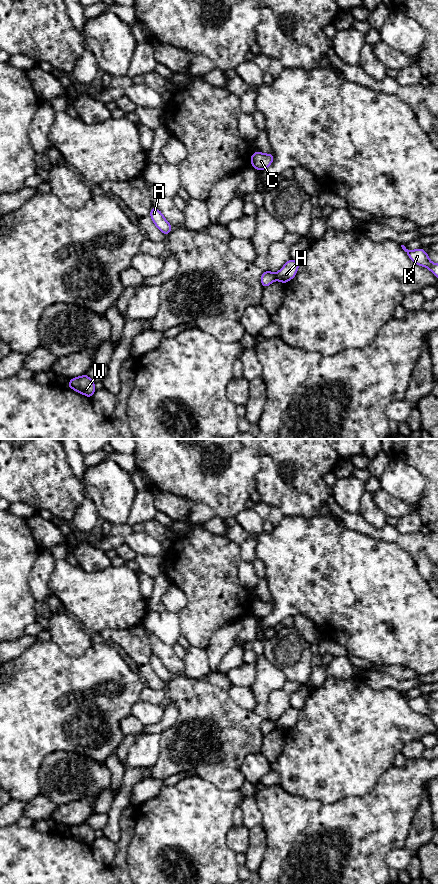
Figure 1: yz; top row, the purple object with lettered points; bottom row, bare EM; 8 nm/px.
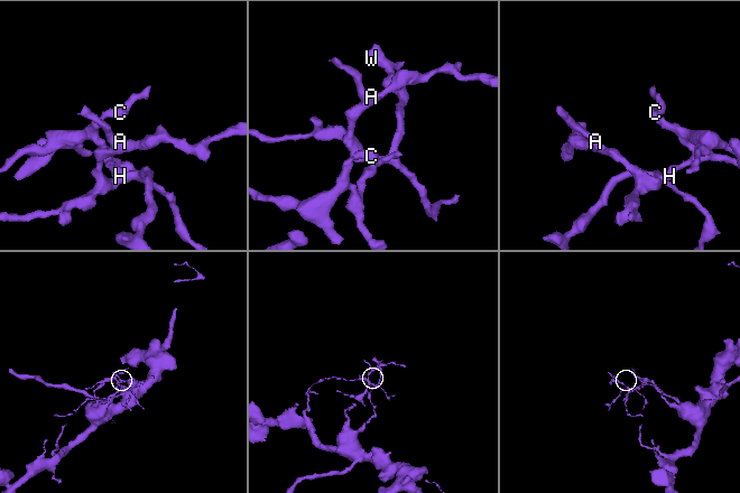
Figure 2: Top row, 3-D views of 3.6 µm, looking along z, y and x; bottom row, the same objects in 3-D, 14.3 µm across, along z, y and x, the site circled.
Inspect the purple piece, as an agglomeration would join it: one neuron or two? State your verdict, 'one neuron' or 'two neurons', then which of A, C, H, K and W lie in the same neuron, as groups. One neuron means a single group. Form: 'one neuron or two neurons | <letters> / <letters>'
two neurons | A W / C H K

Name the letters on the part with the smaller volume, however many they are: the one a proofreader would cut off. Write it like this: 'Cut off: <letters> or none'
Cut off: A, W

